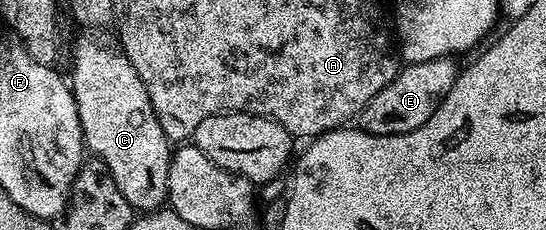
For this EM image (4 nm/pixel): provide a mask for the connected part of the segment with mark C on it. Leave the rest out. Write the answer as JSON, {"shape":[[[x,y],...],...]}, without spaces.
{"shape":[[[79,39],[71,51],[69,86],[77,105],[77,117],[81,121],[86,150],[108,166],[117,188],[136,212],[150,213],[162,208],[168,202],[167,186],[173,143],[161,129],[157,113],[153,113],[153,101],[149,101],[149,93],[145,93],[145,81],[137,77],[137,69],[133,69],[118,46],[106,47],[95,39]]]}

